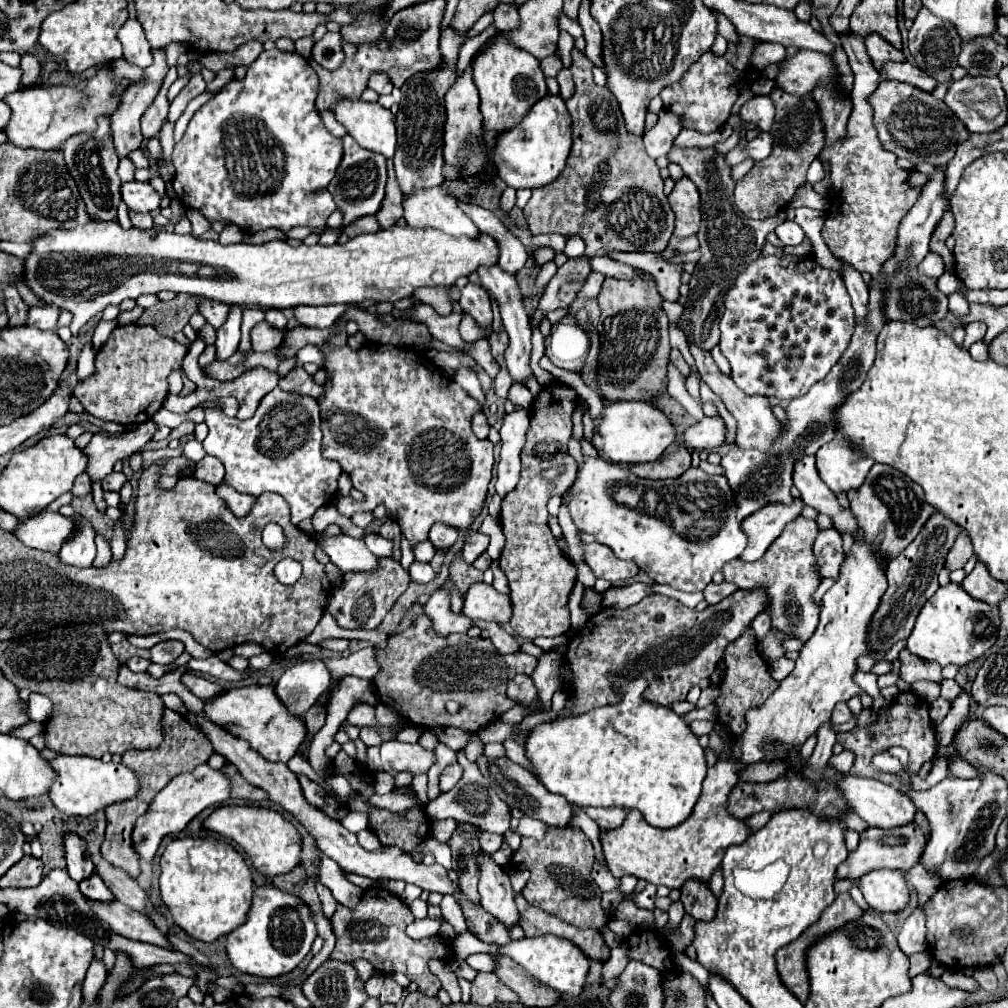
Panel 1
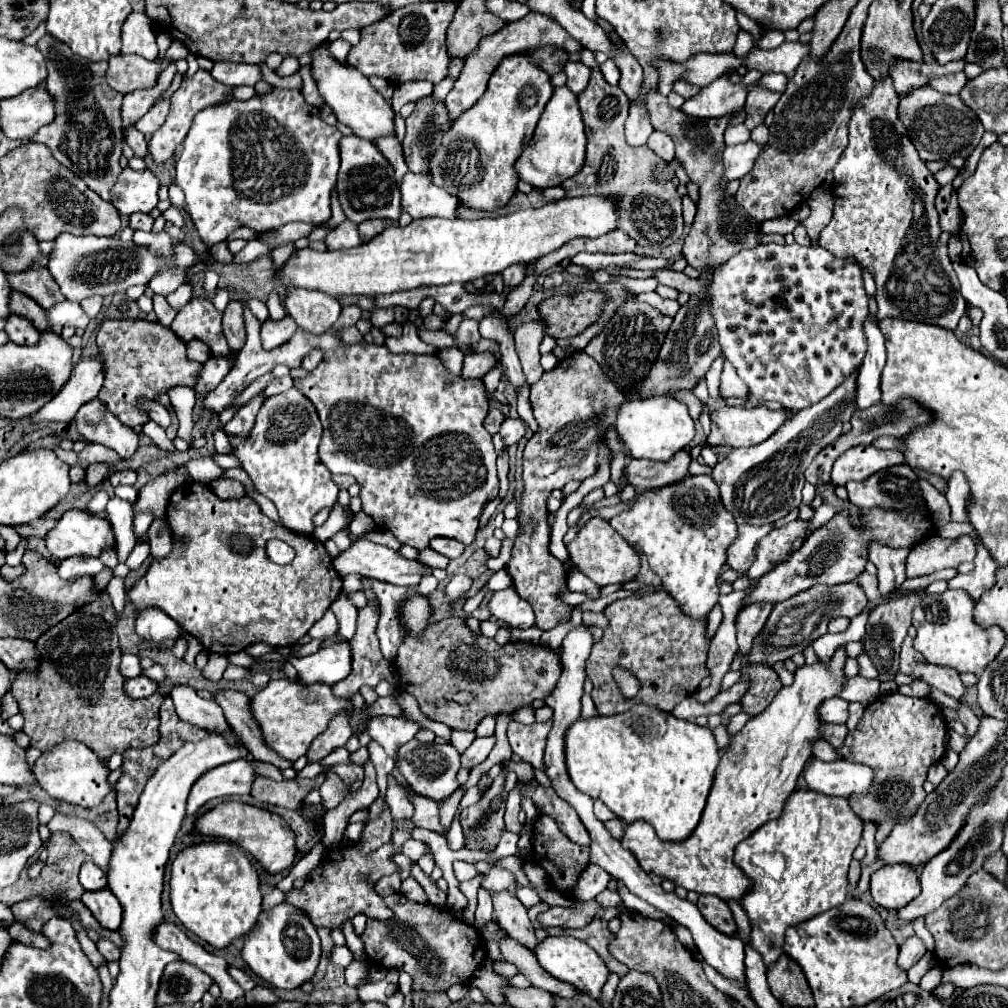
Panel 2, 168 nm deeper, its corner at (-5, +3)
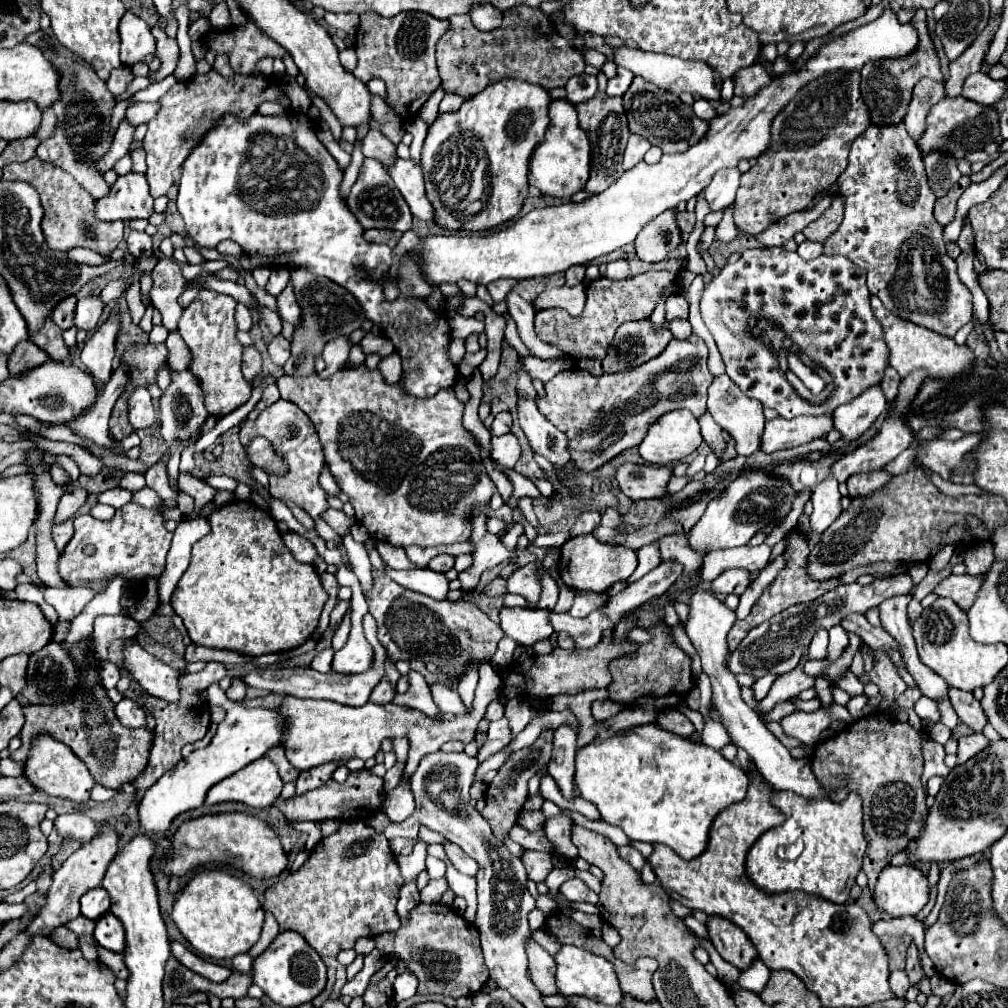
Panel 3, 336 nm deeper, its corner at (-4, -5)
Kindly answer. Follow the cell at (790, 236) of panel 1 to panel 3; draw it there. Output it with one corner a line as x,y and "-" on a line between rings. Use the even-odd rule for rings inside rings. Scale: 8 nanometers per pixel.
804,241
798,245
798,255
804,259
814,259
822,253
822,243
814,243
814,241

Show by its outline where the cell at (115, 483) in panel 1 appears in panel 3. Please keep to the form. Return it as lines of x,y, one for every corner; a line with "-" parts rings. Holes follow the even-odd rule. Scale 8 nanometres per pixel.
124,473
124,477
120,479
120,487
128,489
128,491
140,491
144,487
144,475
142,473

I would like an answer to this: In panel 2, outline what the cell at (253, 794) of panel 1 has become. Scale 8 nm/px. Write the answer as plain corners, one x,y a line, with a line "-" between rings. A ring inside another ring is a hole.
317,775
315,779
301,779
301,781
271,781
267,777
257,777
251,785
251,797
255,797
261,803
273,803
287,809
297,809
299,803
305,799
305,795
323,783
323,775

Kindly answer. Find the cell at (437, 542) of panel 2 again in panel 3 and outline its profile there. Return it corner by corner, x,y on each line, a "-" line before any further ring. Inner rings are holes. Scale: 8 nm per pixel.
438,555
428,563
428,569
440,571
440,573
446,573
452,567
454,567
454,557
452,555

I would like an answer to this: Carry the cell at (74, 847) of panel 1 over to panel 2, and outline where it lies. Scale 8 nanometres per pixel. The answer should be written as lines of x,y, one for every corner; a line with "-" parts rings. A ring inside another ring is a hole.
85,861
81,865
79,881
81,881
83,889
87,889
87,891
97,891
97,889
107,887
107,875
103,875
103,871
99,871
99,867
95,867
95,863
91,863
91,861

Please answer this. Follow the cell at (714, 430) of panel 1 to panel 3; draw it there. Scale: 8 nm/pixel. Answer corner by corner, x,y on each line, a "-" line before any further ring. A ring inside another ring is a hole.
832,415
820,417
794,417
794,419
772,419
764,427
762,435
762,451
774,453
778,449
792,449
798,445
806,445
814,439
824,439
830,429
834,429

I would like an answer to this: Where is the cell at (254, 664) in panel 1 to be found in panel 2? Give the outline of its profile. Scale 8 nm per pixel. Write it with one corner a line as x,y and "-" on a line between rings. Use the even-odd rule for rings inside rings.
229,664
227,669
223,673
223,679
225,680
239,680
248,677
250,669
245,669
240,666

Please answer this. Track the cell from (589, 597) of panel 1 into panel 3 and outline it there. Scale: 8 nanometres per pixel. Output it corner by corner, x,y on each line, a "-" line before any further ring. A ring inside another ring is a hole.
504,607
500,611
500,627
518,645
534,645
548,639
554,629
550,627
548,615
552,611
530,611
522,607

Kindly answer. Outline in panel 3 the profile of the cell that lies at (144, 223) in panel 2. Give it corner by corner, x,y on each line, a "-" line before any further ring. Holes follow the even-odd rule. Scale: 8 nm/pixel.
130,231
126,241
128,241
128,253
134,255
136,259
142,259
142,257
150,257
152,255
152,237
148,233

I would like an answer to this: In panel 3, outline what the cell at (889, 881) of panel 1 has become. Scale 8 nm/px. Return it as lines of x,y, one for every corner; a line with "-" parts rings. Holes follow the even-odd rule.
888,865
876,883
876,905
890,917
916,915
928,903
928,879
910,865

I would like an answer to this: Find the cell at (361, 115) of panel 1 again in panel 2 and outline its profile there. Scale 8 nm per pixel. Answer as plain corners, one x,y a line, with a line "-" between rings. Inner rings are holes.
319,47
313,53
313,77
317,81
319,93
325,99
325,103
333,109
337,121
351,127
353,133
367,141
377,141
381,137
395,135
395,111
389,101
385,101
369,83
367,77
363,77
359,71
349,67
347,63
335,63
329,57
327,47

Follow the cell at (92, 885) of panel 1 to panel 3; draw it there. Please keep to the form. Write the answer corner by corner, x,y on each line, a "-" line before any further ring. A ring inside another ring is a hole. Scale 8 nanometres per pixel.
112,913
106,915
106,919
98,919
94,937
100,947
114,951
114,953
122,953
126,947
124,927
122,927
122,923
118,923
118,917
114,917

